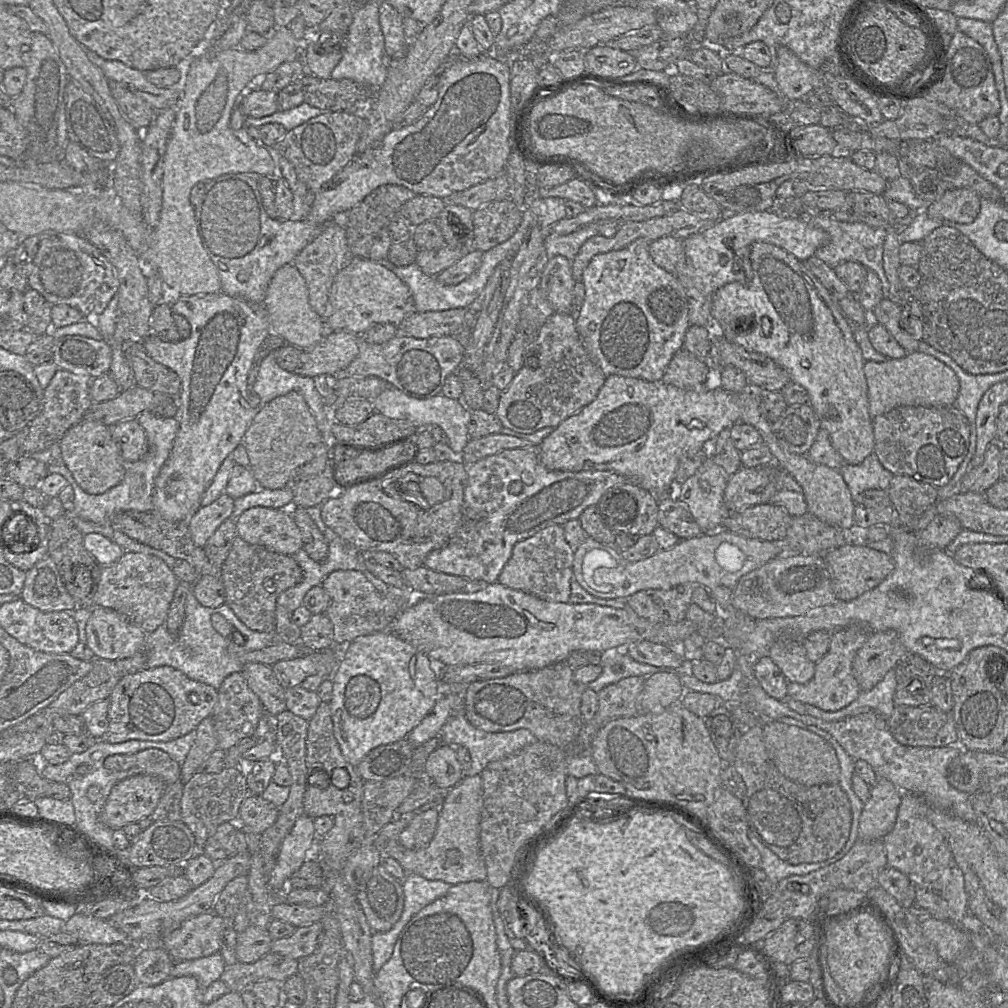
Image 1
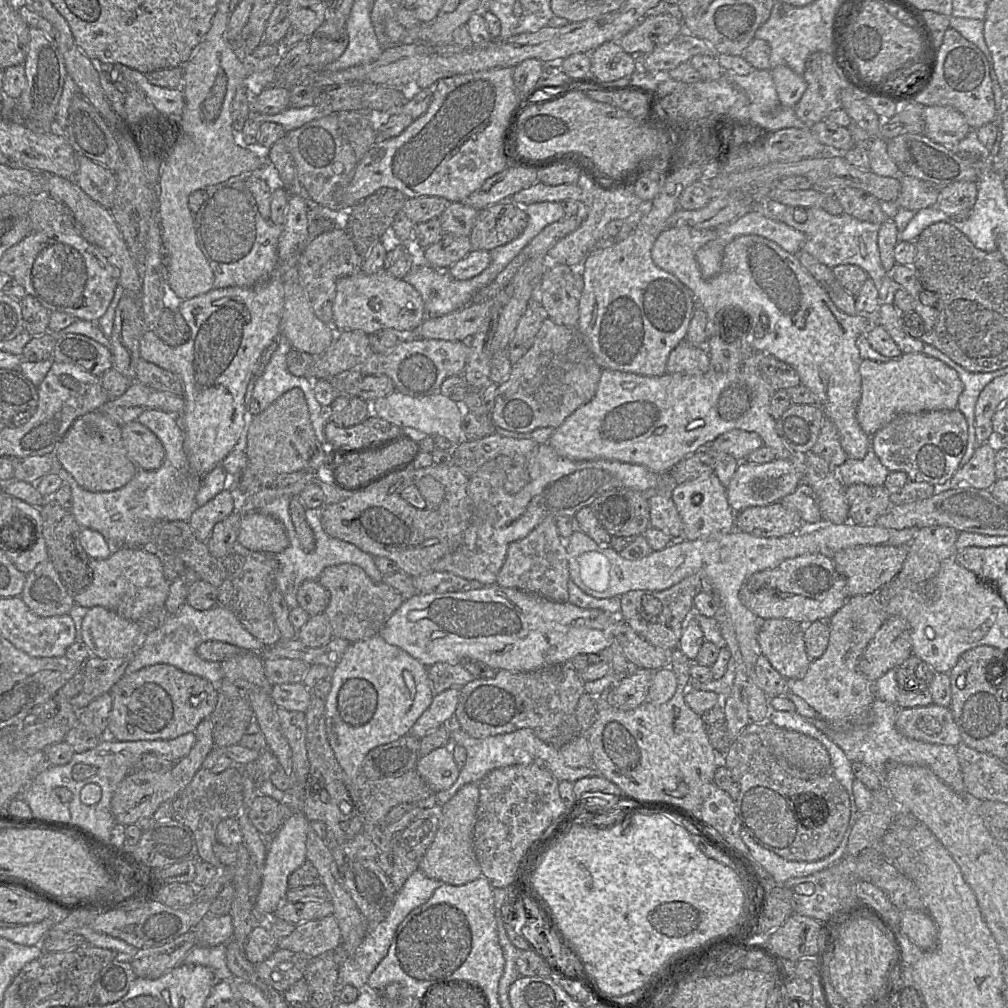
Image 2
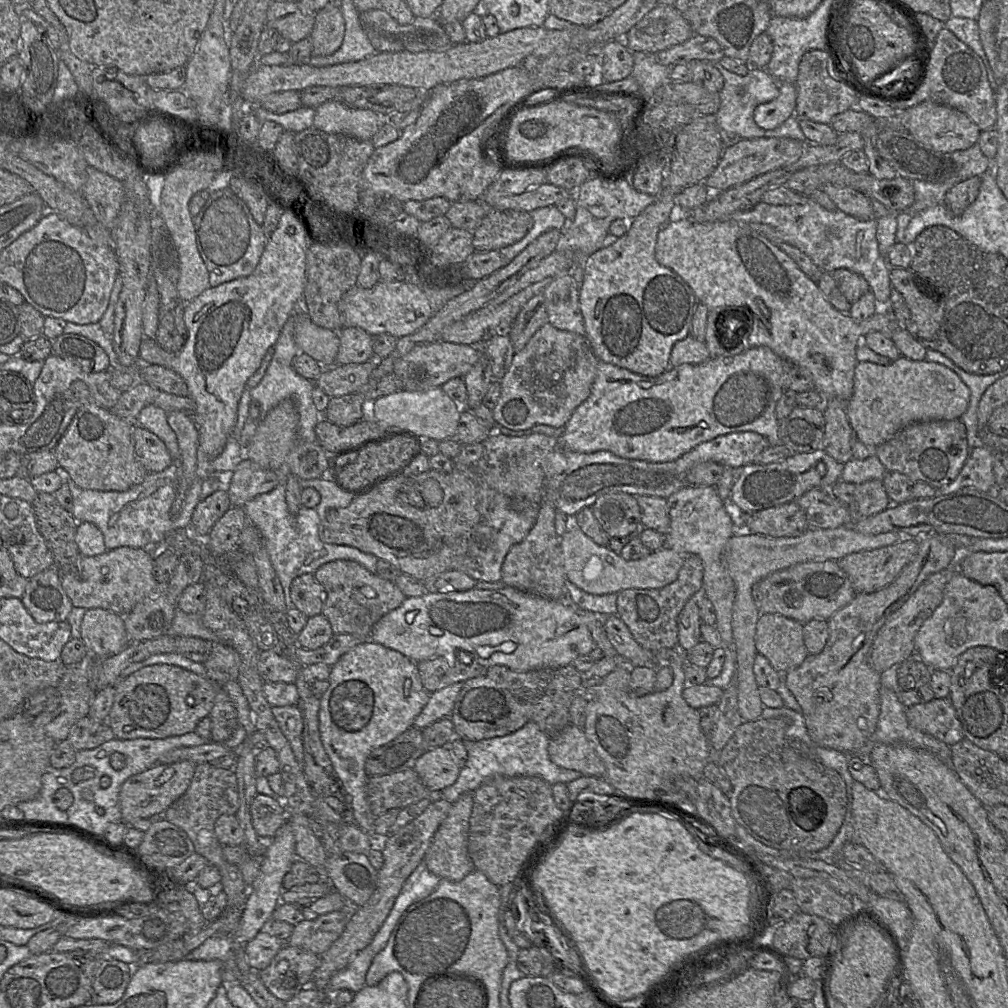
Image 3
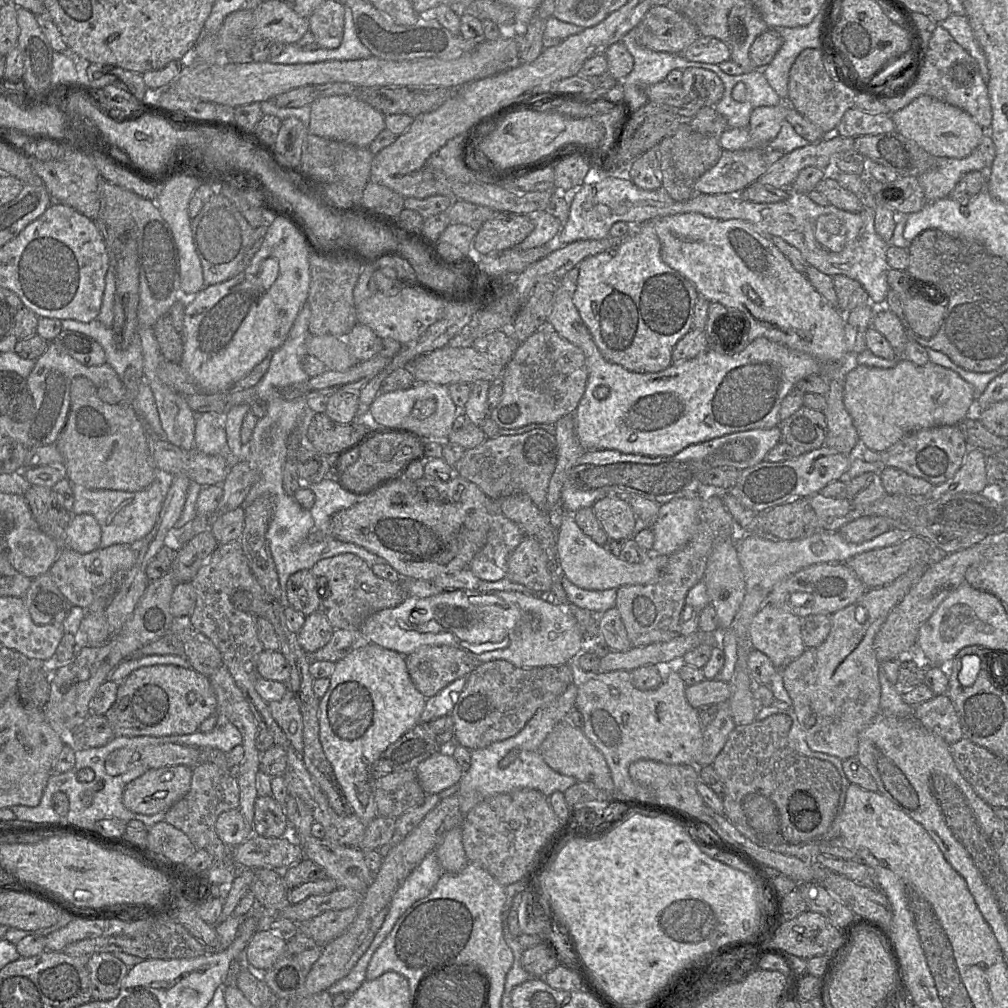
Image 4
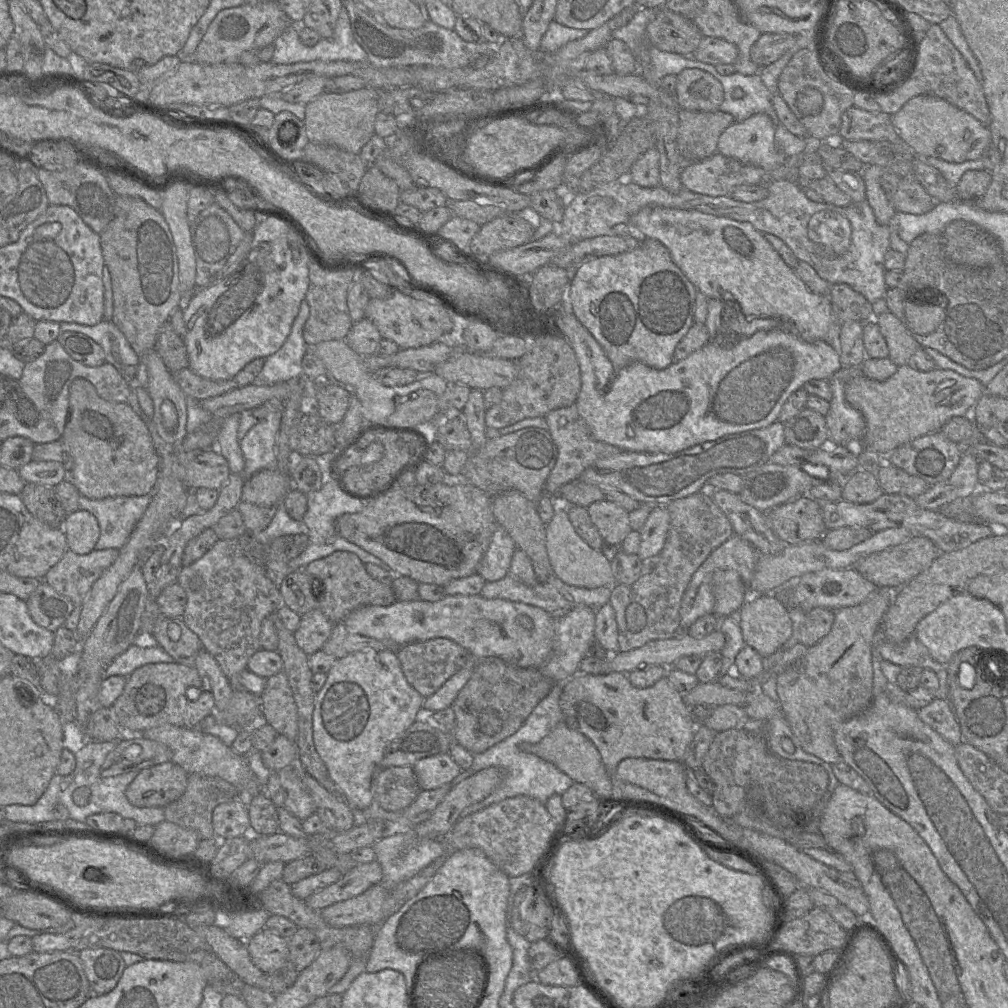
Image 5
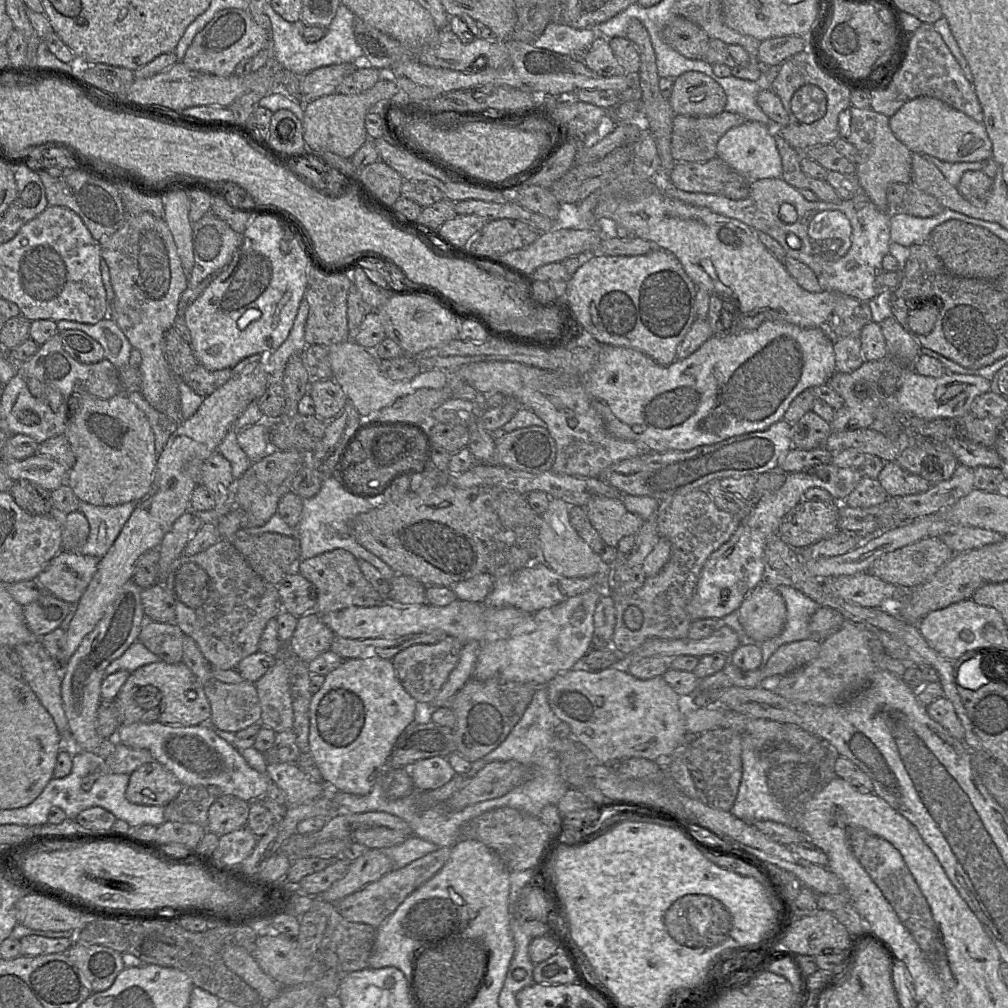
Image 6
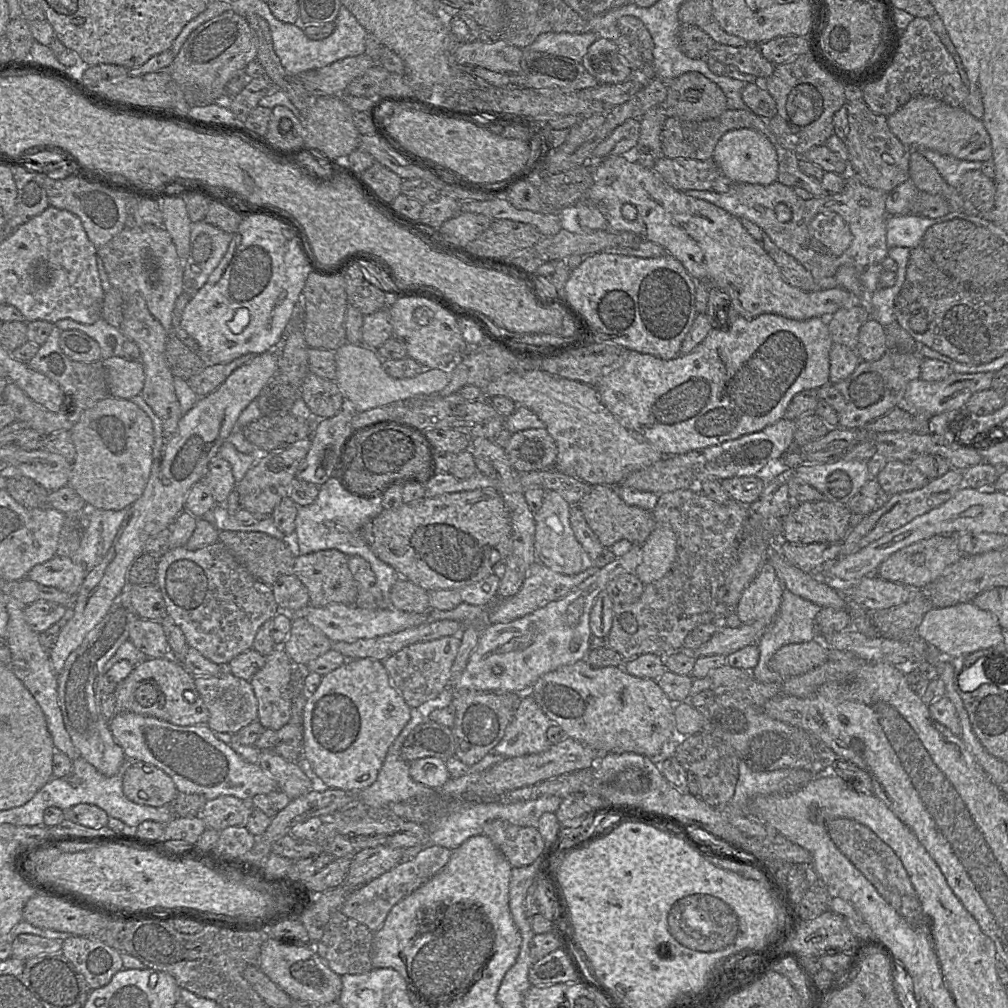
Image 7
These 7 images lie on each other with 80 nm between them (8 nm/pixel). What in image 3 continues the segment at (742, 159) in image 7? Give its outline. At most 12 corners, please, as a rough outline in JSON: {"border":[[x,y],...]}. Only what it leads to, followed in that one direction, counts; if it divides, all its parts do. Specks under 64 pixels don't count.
{"border":[[779,83],[779,96],[757,106],[755,124],[779,127],[795,113],[794,84]]}

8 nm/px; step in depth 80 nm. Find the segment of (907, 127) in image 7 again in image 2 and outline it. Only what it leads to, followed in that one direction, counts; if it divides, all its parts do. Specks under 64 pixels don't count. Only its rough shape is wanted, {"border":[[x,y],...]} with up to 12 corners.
{"border":[[926,106],[923,134],[947,147],[971,130],[950,106]]}

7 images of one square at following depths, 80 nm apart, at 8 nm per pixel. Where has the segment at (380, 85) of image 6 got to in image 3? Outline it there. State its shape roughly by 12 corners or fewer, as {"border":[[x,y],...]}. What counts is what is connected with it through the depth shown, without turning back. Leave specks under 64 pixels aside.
{"border":[[330,100],[312,127],[366,141],[387,116]]}

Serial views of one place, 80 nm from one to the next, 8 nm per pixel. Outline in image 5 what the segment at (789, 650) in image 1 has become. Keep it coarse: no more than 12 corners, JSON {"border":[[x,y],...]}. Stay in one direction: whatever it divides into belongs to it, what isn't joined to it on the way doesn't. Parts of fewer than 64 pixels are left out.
{"border":[[751,595],[739,610],[745,645],[763,658],[792,634],[784,600]]}

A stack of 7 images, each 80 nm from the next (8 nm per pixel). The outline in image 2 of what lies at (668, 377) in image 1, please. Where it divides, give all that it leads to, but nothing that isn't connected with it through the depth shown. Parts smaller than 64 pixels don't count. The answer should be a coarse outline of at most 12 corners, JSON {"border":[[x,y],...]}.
{"border":[[687,341],[669,354],[666,373],[702,375],[710,369],[705,347]]}

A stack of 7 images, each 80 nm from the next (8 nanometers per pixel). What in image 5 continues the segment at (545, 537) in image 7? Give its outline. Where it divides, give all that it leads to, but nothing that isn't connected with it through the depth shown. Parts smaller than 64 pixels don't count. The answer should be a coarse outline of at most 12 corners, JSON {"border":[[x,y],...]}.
{"border":[[568,507],[546,524],[553,575],[584,588],[612,587],[611,562],[575,531]]}

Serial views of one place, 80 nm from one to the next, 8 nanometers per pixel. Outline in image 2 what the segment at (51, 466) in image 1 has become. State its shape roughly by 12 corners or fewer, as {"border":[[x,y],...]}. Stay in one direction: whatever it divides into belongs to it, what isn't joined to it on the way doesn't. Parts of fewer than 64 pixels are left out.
{"border":[[173,414],[137,419],[163,465],[90,492],[54,460],[71,513],[112,548],[151,548],[155,521],[189,522],[201,477]]}

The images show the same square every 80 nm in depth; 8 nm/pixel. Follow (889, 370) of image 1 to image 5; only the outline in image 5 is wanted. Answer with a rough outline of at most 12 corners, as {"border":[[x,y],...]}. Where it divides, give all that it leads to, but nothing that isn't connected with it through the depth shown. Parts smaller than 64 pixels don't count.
{"border":[[910,365],[859,376],[846,401],[864,449],[888,455],[970,417],[985,386]]}

